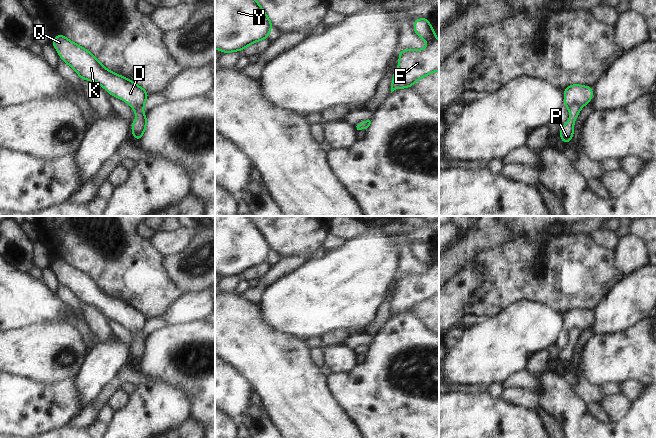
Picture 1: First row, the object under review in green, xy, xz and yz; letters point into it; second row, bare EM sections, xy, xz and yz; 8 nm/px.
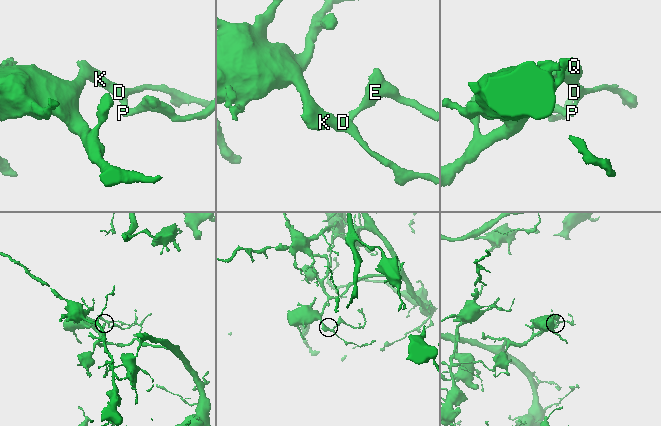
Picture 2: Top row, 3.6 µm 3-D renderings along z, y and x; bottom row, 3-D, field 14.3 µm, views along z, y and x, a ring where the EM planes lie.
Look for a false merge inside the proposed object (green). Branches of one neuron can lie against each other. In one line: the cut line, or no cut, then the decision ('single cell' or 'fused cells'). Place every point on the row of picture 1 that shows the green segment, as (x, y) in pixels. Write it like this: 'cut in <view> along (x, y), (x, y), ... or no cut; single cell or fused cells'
no cut; single cell

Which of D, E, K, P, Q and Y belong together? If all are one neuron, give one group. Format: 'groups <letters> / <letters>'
groups D E K P Q Y

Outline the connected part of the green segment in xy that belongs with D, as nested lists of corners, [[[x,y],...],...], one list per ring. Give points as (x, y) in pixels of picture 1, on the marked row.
[[[57,34],[51,44],[55,47],[60,59],[66,62],[82,81],[98,83],[111,96],[131,106],[136,113],[136,120],[131,123],[131,134],[135,140],[140,141],[147,127],[144,105],[149,93],[130,79],[108,70],[95,55],[66,36]]]

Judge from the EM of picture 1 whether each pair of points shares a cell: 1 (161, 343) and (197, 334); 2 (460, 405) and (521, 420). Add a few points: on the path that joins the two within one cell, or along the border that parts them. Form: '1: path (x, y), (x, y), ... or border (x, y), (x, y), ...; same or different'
1: path (170, 343), (180, 343), (183, 340), (188, 340); same
2: path (475, 416), (500, 416), (506, 420); same

